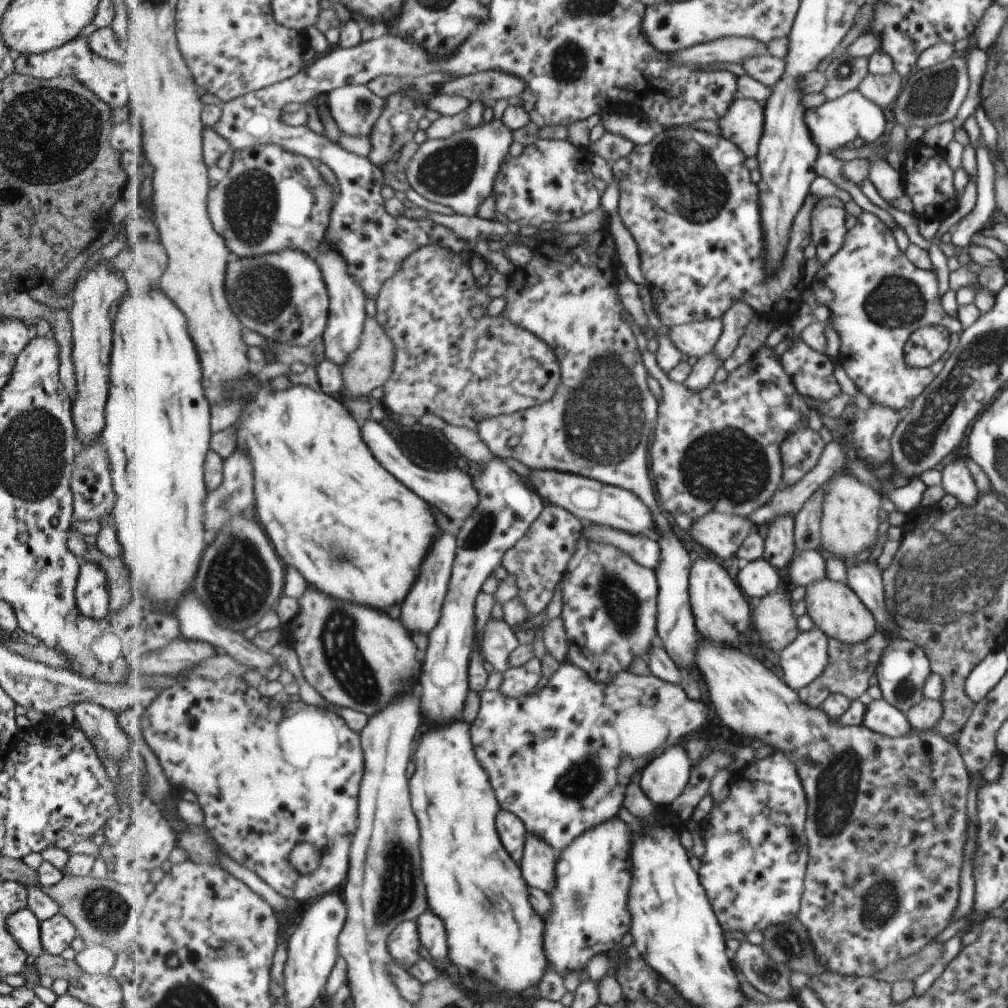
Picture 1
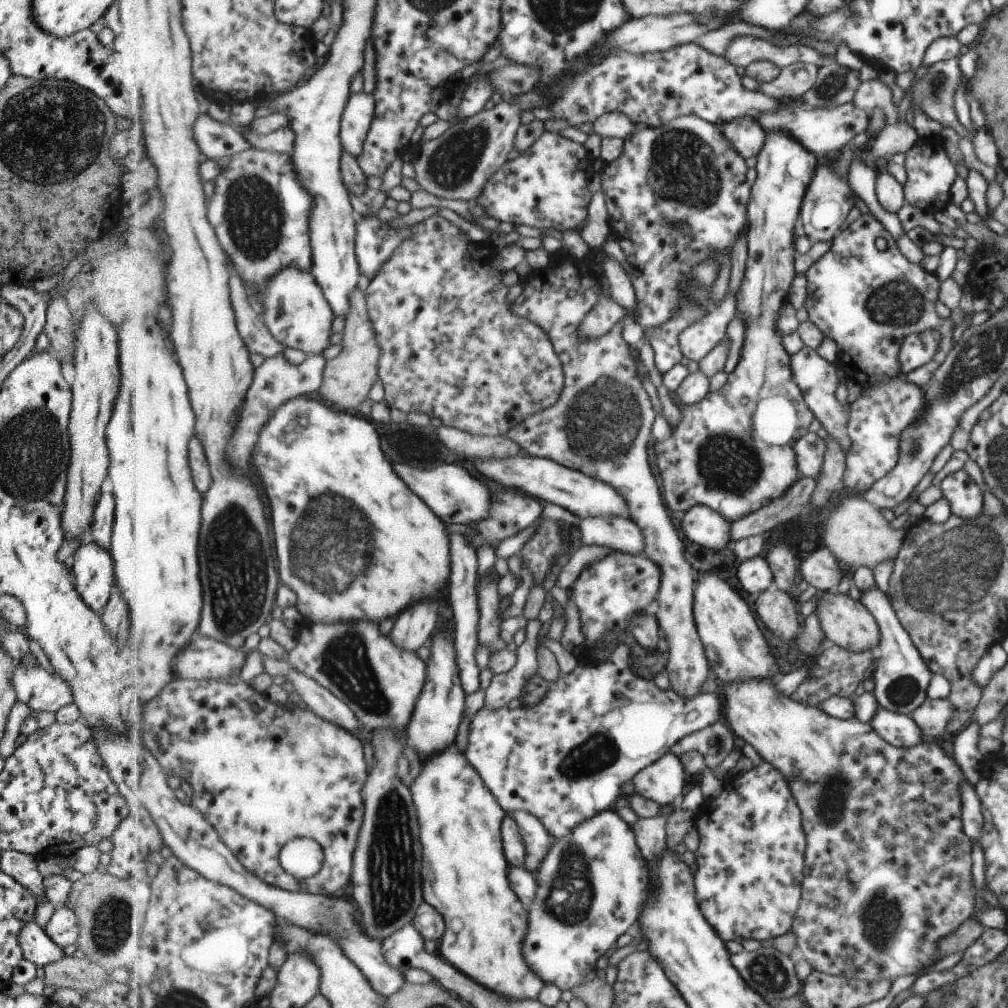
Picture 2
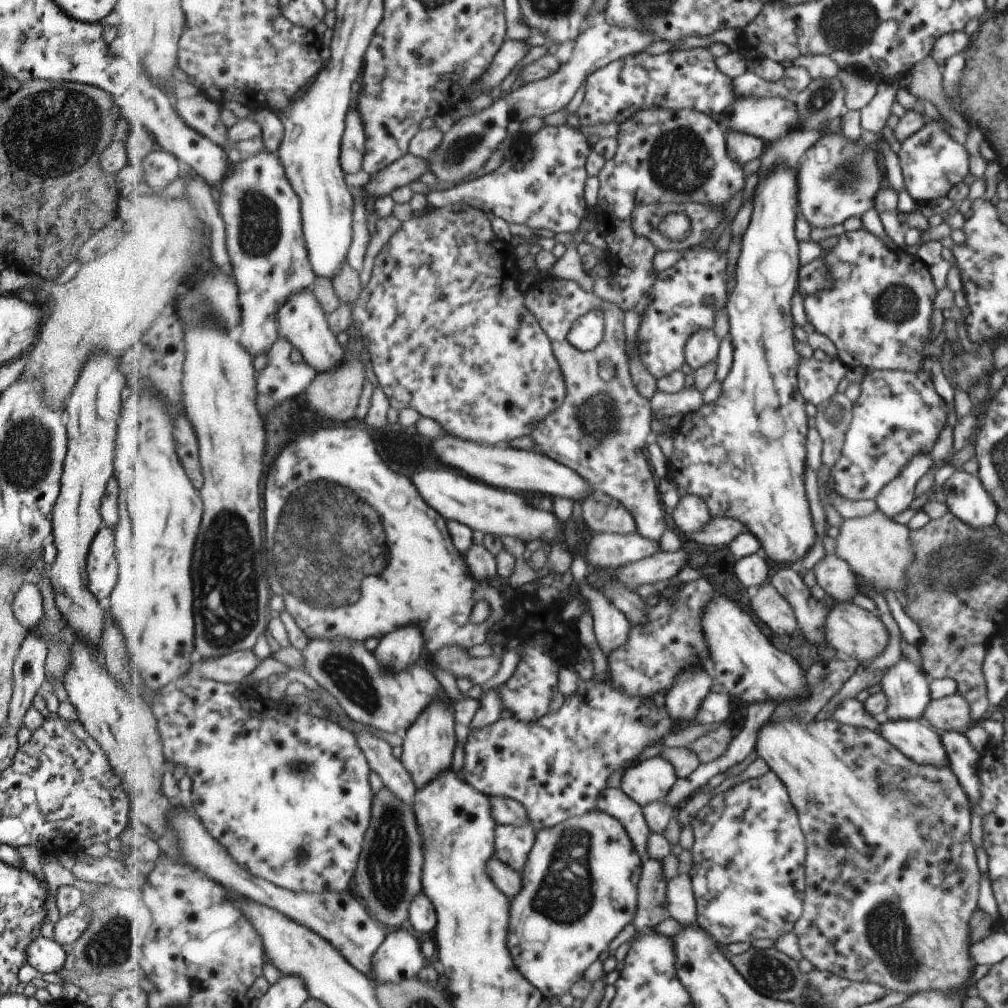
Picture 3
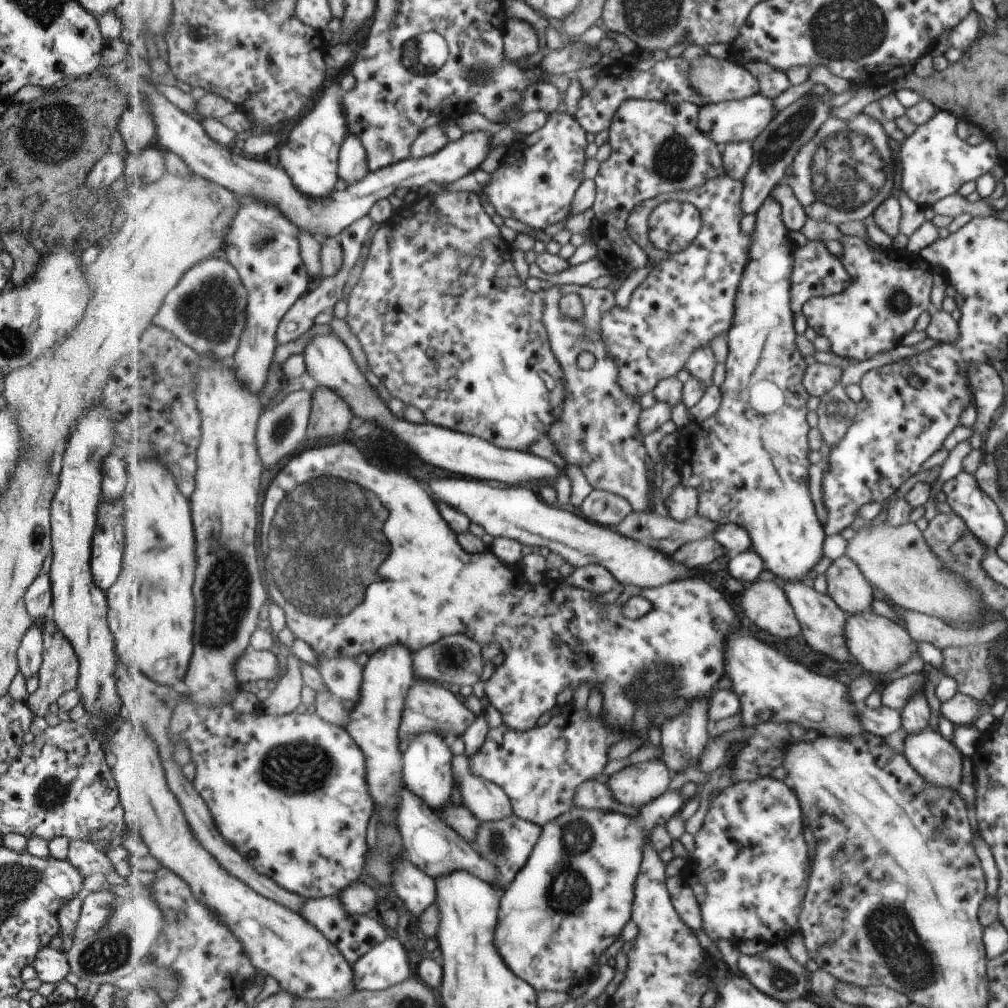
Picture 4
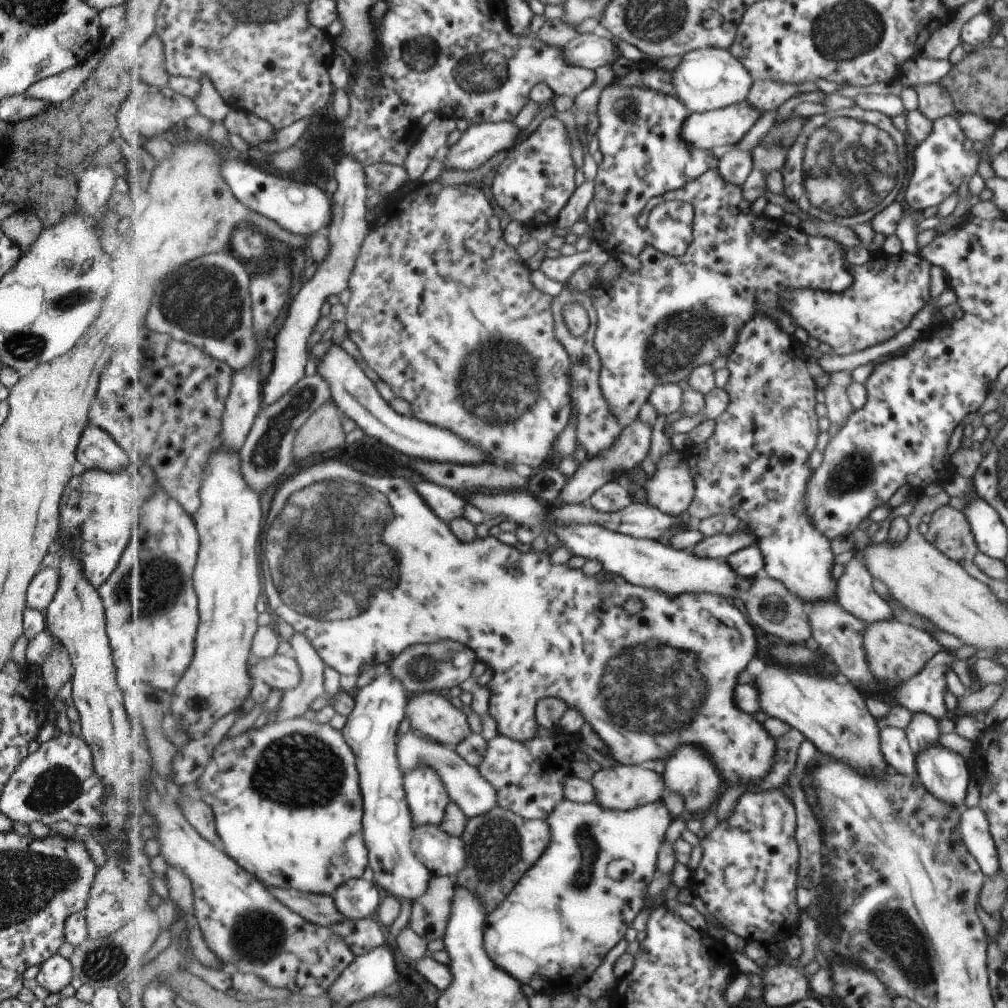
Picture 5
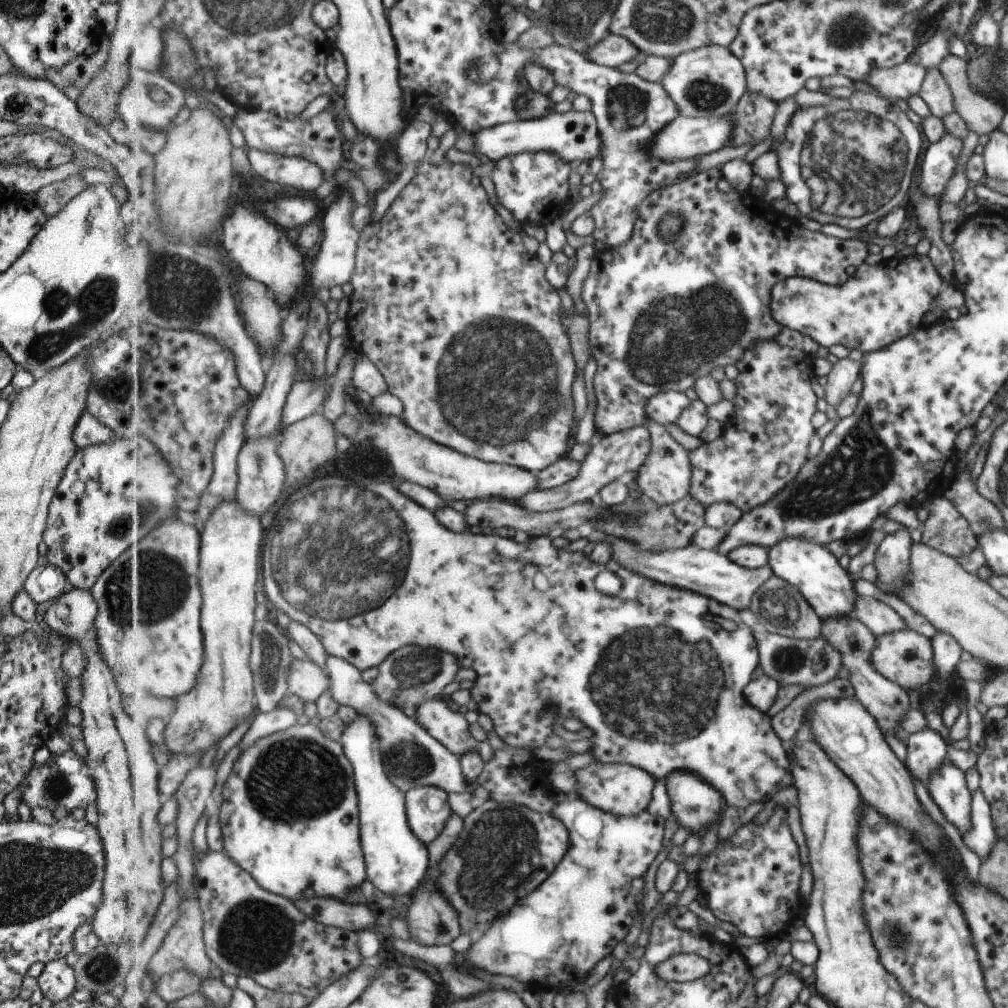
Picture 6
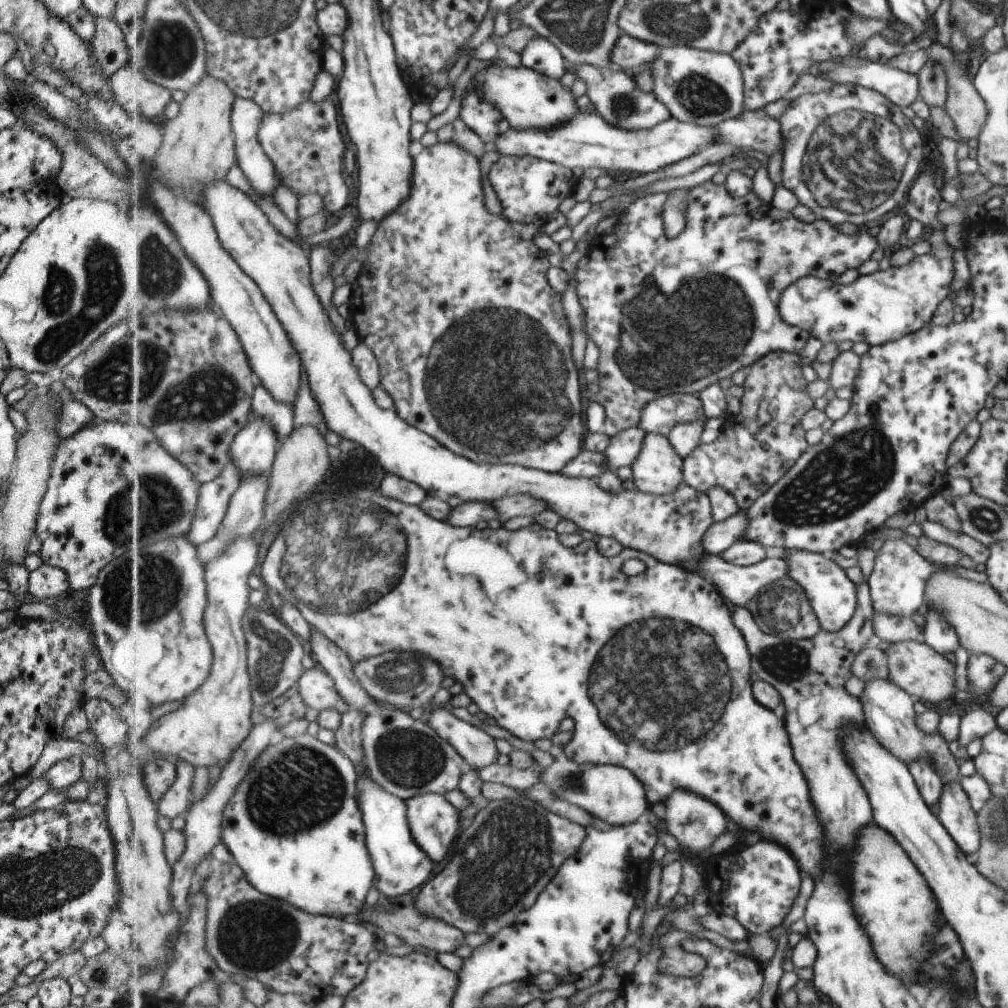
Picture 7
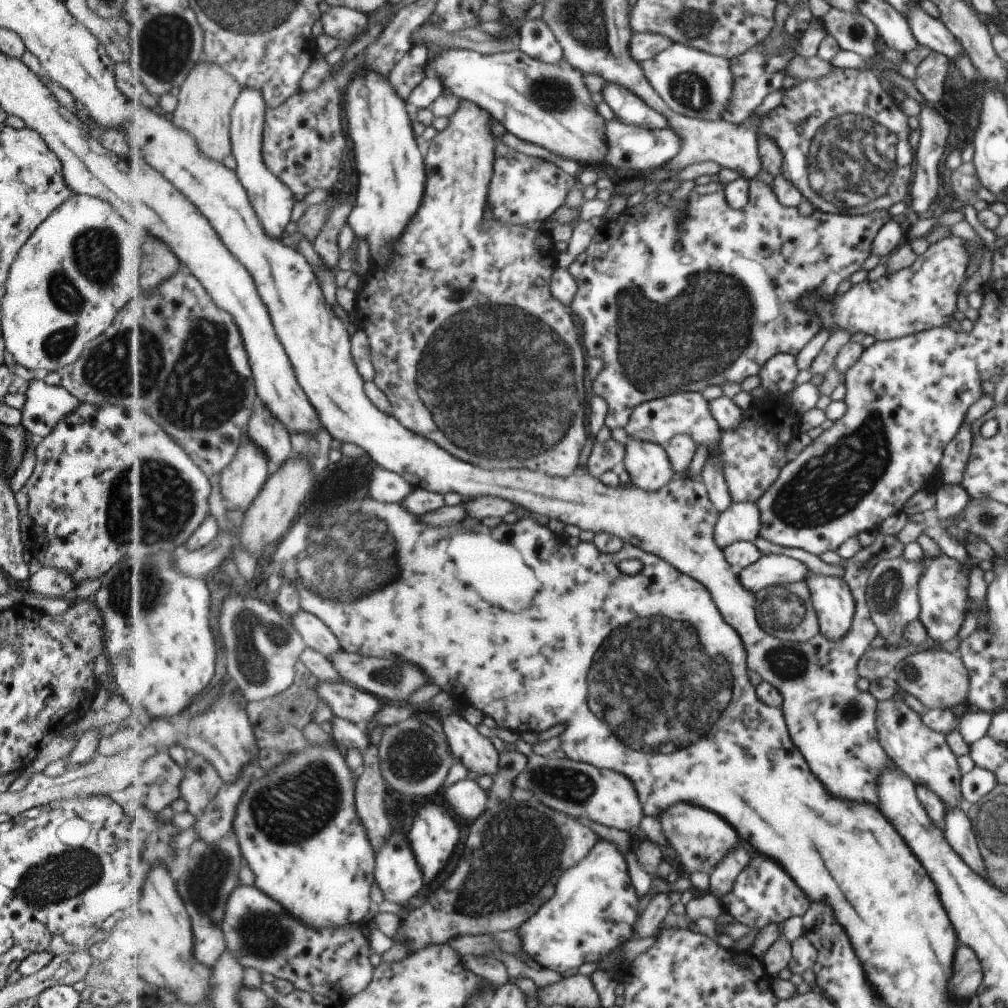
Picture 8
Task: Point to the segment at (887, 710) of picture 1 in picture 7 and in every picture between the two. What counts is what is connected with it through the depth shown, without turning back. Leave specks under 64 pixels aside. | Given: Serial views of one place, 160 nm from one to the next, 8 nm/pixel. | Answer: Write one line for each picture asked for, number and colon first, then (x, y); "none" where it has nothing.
2: (900, 730)
3: (915, 739)
4: (931, 755)
5: (943, 773)
6: (946, 788)
7: (953, 811)

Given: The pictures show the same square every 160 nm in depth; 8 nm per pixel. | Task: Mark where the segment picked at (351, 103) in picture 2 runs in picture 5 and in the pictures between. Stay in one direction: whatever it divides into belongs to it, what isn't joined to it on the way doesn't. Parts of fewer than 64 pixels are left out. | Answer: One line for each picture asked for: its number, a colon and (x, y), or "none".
3: (354, 141)
4: (353, 164)
5: (349, 228)

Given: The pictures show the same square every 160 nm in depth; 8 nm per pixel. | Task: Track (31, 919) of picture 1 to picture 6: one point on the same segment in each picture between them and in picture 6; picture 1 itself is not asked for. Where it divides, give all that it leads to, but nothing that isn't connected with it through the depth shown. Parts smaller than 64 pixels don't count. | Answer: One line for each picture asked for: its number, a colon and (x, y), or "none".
2: (36, 947)
3: (44, 955)
4: (50, 965)
5: (54, 973)
6: (56, 981)

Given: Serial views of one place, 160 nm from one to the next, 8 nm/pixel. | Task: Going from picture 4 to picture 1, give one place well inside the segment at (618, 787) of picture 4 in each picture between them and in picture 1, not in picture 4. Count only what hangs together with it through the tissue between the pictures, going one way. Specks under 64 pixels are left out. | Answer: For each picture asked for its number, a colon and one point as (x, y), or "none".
1: (664, 779)
2: (664, 781)
3: (649, 781)

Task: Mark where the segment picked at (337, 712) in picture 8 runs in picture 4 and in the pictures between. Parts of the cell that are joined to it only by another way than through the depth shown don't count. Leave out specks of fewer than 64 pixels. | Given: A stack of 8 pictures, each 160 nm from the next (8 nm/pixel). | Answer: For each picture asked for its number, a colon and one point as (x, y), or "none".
4: (254, 665)
5: (283, 672)
6: (307, 681)
7: (318, 689)

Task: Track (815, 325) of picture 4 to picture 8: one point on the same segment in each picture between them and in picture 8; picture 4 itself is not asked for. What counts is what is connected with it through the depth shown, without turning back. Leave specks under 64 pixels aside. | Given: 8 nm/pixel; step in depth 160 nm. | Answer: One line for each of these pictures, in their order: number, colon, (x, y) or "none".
5: (887, 291)
6: (880, 304)
7: (884, 306)
8: (920, 297)

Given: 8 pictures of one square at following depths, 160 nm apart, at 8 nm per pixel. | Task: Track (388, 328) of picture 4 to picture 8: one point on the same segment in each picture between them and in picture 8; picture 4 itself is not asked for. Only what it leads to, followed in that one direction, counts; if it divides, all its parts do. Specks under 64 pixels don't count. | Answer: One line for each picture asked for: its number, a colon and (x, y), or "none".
5: (443, 311)
6: (459, 317)
7: (458, 307)
8: (516, 350)

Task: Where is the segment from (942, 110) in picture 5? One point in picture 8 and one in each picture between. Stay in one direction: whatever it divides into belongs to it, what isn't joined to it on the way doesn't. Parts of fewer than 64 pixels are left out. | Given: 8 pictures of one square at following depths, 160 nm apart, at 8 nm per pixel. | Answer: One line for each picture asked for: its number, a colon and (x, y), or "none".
6: (934, 91)
7: (931, 80)
8: (931, 71)

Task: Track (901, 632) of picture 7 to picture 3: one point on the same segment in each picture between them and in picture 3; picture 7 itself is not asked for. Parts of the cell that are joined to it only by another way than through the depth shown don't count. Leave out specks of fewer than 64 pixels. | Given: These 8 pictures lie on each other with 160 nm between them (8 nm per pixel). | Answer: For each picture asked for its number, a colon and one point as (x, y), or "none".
3: (834, 576)
4: (846, 586)
5: (855, 595)
6: (878, 618)

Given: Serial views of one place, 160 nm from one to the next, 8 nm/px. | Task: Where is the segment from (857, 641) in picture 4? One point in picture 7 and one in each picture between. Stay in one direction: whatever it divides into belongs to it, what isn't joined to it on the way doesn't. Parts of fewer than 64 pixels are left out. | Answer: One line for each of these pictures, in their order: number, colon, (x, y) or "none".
5: (895, 651)
6: (904, 657)
7: (912, 665)

